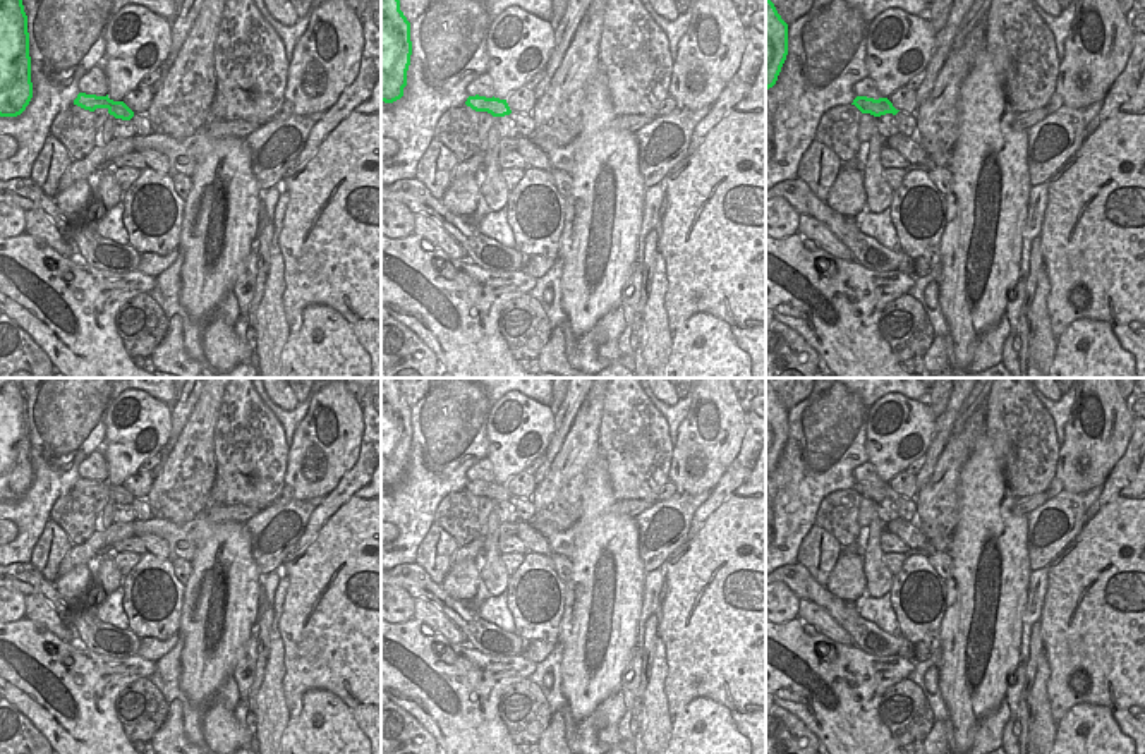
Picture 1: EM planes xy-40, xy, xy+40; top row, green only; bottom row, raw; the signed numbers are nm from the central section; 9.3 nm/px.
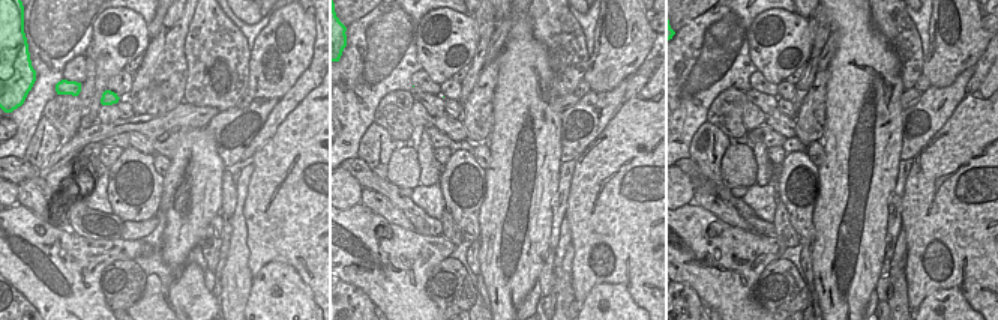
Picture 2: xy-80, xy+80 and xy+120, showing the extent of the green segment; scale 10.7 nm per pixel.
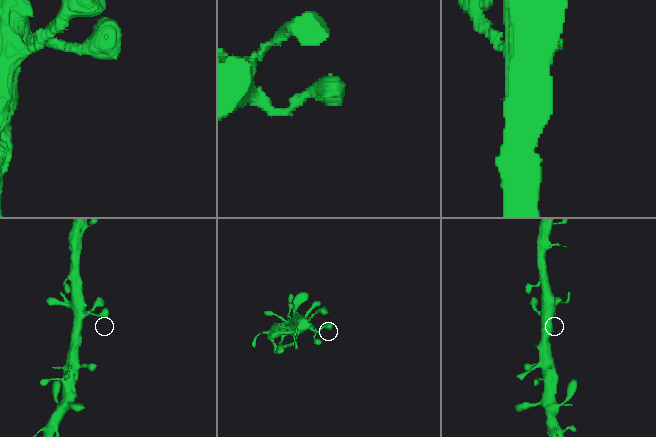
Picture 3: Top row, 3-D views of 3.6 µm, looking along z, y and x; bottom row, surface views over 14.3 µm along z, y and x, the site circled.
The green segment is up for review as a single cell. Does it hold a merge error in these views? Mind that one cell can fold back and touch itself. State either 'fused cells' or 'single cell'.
single cell

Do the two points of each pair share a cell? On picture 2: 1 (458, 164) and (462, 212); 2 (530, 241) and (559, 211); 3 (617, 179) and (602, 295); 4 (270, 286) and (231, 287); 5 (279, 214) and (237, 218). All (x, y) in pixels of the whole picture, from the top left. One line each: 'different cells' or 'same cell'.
1: same cell
2: different cells
3: different cells
4: different cells
5: different cells

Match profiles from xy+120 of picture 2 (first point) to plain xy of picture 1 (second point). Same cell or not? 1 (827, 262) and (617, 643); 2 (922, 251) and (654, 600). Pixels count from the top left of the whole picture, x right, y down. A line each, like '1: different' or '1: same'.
1: same
2: different

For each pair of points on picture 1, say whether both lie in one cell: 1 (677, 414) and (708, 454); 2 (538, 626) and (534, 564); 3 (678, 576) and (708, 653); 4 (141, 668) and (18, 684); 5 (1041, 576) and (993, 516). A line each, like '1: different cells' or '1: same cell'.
1: different cells
2: same cell
3: same cell
4: same cell
5: different cells

